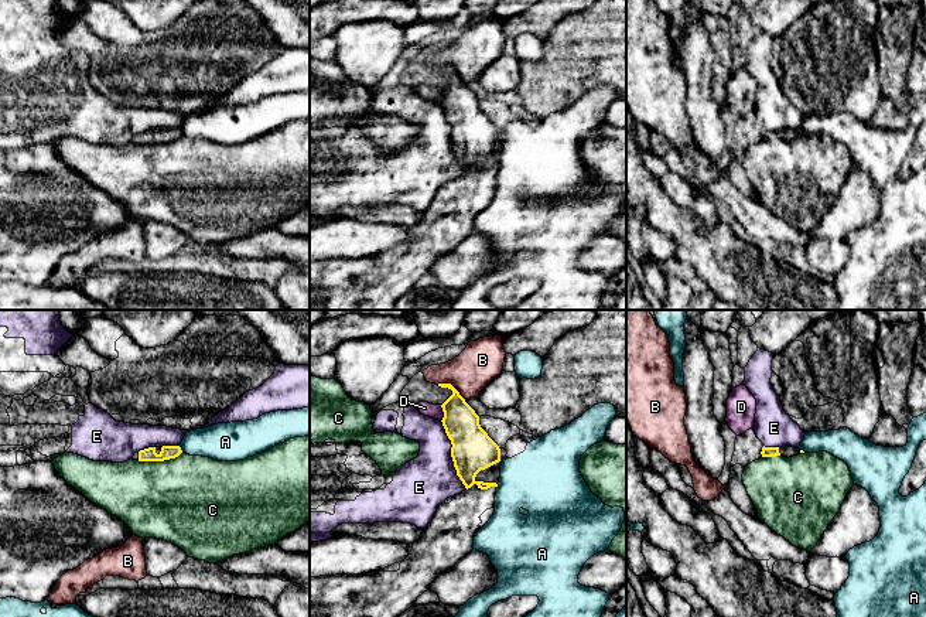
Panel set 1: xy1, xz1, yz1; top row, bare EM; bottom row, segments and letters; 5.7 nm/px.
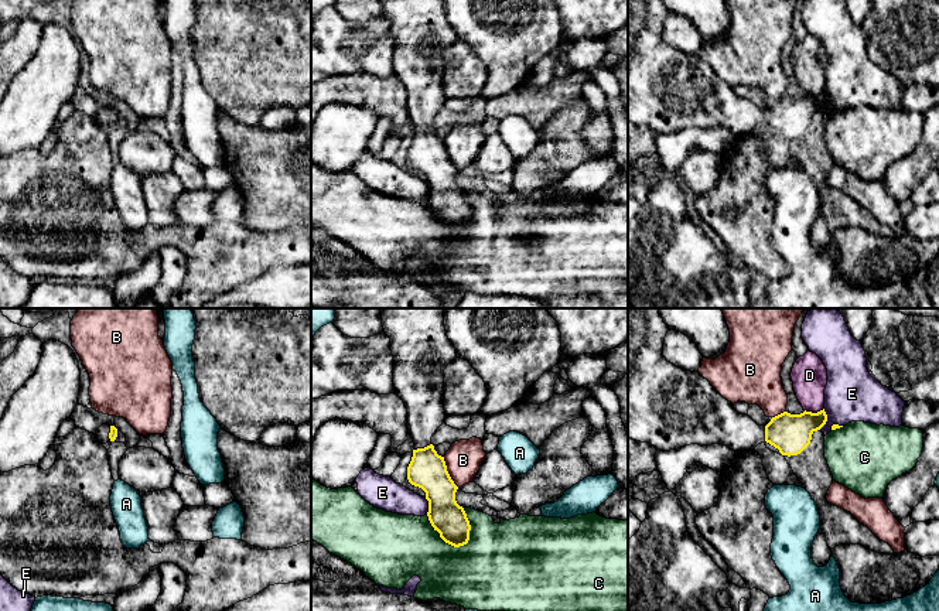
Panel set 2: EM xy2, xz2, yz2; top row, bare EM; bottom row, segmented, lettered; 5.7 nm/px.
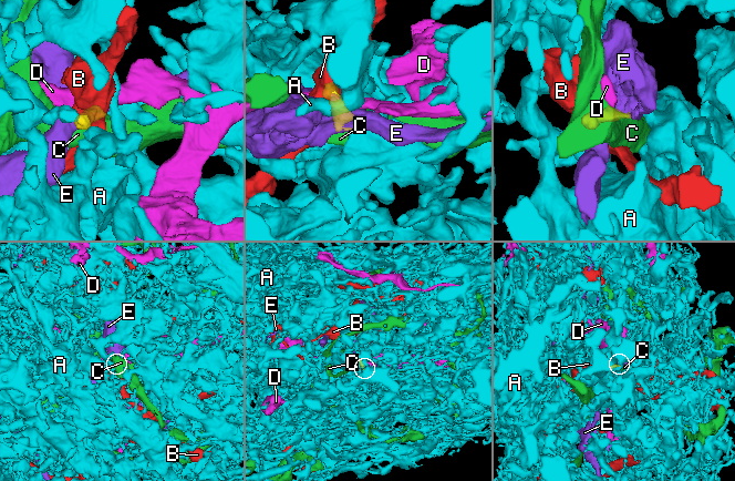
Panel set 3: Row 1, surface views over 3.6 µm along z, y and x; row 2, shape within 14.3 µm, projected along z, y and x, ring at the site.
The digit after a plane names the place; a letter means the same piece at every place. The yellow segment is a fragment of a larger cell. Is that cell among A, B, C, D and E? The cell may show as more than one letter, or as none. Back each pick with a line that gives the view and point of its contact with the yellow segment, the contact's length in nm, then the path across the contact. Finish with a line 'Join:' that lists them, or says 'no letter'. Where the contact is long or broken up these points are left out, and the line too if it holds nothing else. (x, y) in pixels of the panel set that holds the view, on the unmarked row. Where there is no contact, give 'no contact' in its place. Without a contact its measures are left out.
Join: no letter

